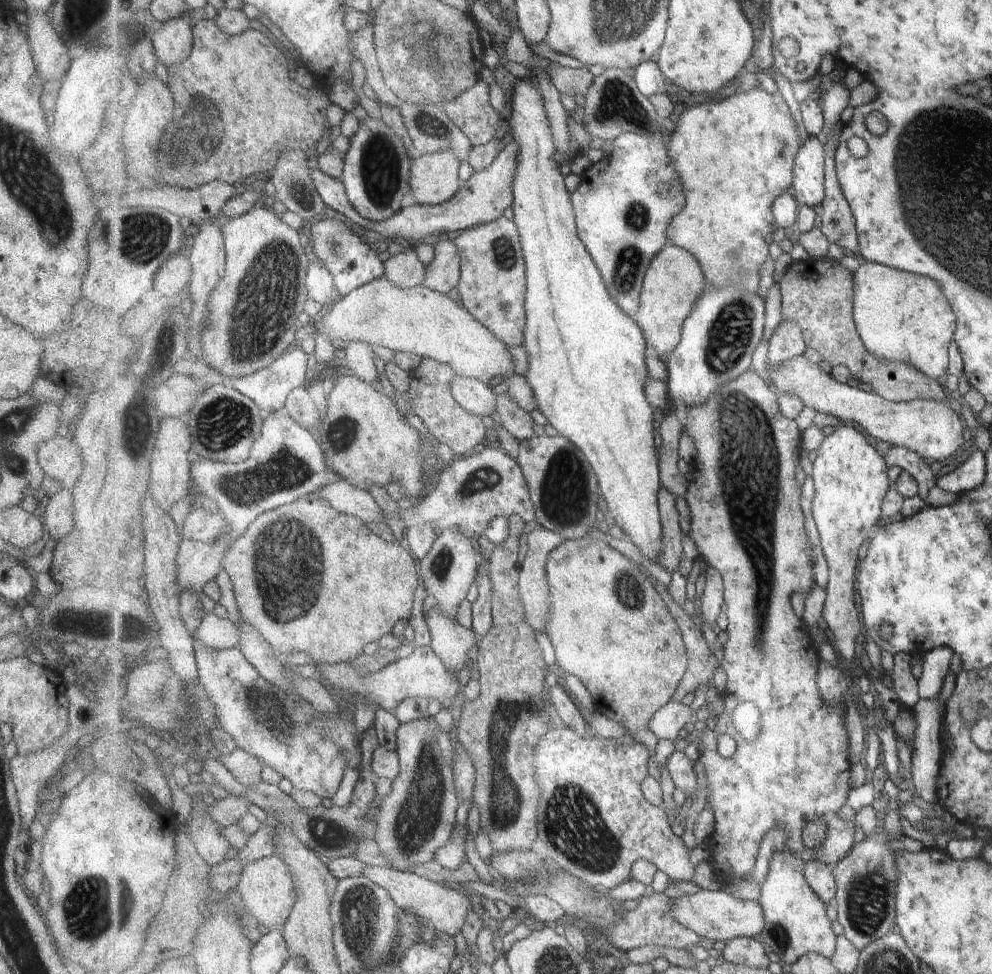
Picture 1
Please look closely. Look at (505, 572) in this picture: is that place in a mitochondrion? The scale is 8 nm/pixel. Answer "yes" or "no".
no

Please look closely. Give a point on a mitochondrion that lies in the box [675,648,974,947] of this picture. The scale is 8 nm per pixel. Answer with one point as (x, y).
(868, 892)

